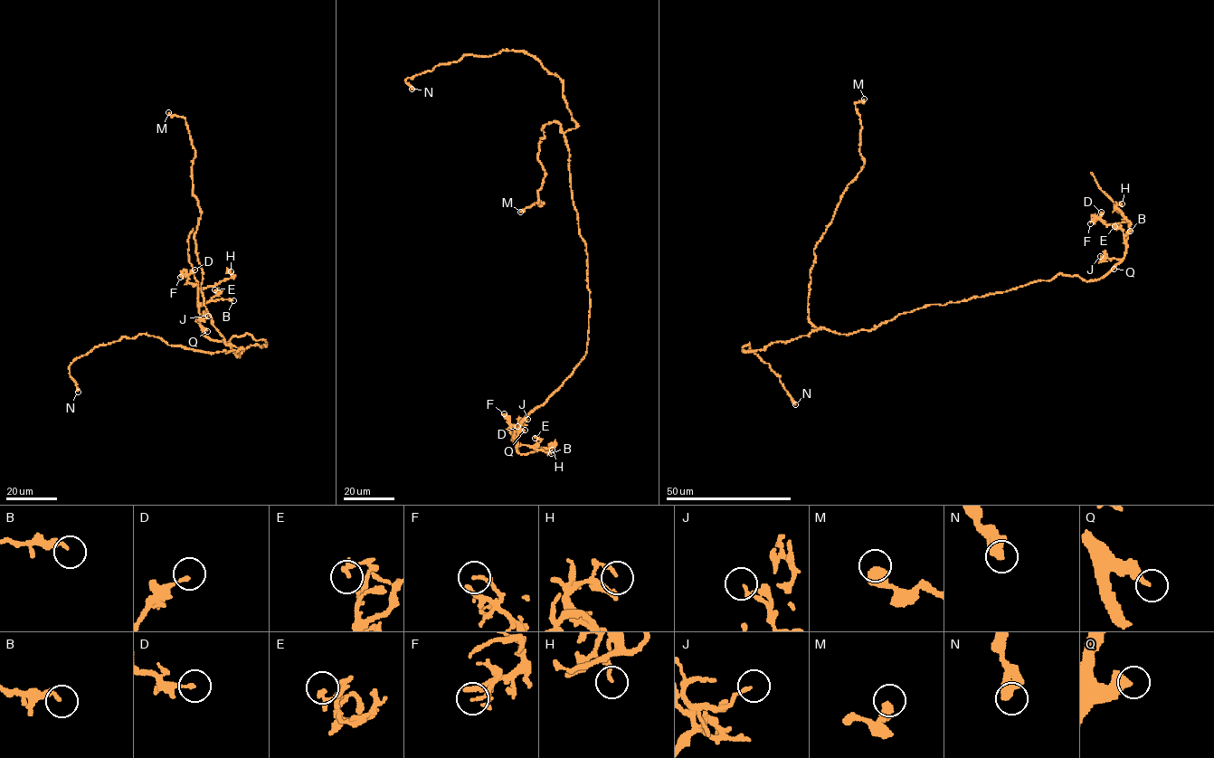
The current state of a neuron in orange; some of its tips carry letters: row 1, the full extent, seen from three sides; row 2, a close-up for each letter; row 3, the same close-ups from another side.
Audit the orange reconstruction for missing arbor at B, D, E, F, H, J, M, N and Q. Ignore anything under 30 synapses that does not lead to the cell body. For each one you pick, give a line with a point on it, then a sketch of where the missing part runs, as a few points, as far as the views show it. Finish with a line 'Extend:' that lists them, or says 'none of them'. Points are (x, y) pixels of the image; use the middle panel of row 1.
Extend: none of them

